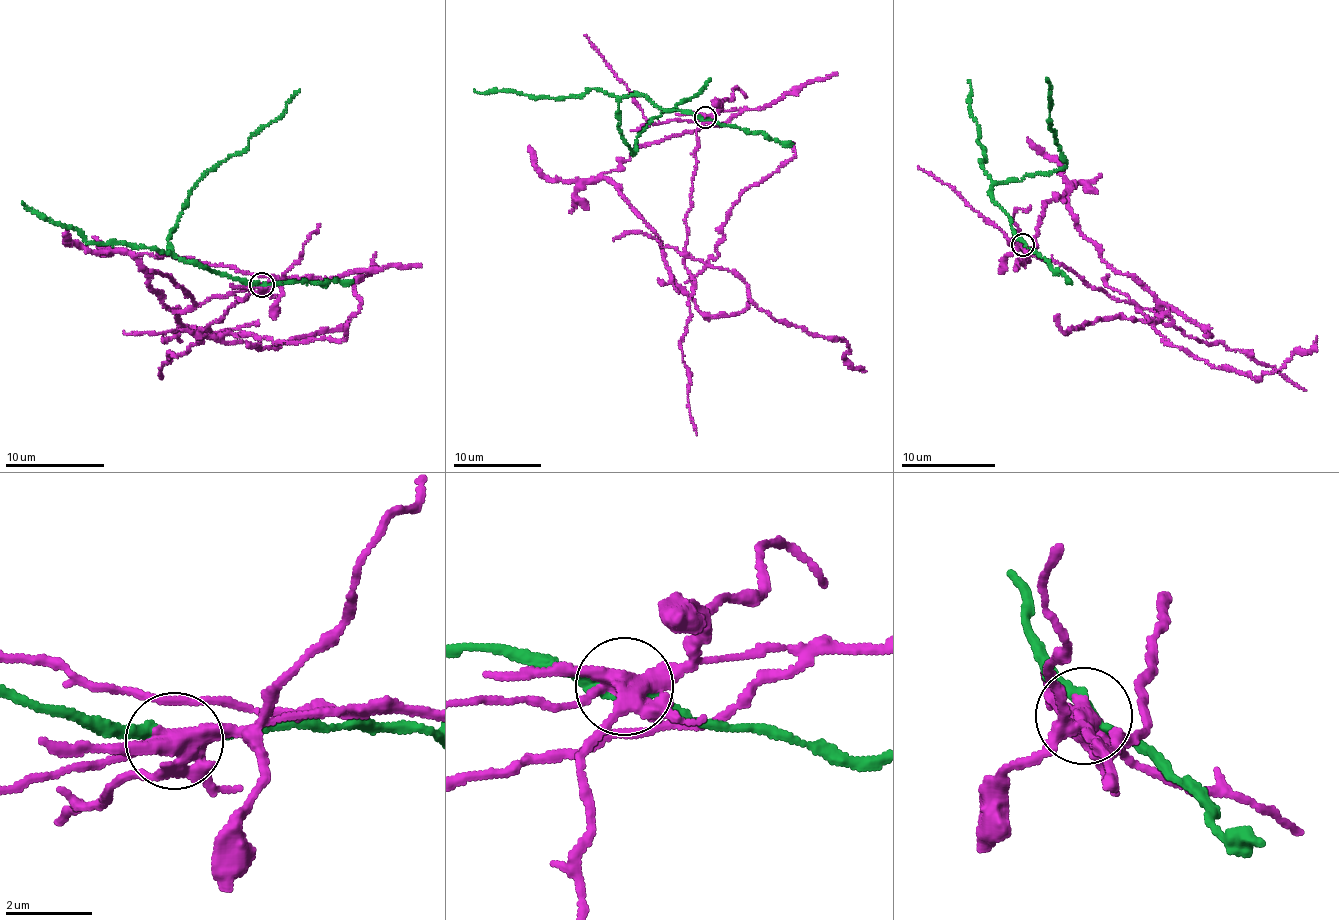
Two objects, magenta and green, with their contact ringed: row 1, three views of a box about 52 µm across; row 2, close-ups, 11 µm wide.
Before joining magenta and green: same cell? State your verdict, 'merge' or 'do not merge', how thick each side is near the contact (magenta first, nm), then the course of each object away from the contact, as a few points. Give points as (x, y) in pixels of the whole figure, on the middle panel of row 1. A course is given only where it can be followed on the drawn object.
do not merge; calibres 400 and 180 nm; course magenta (705, 118), (738, 112), (638, 145), (603, 176), (653, 230), (668, 273), (700, 311), (735, 315), (749, 302); course green (707, 118), (628, 96), (618, 103), (617, 129), (634, 154), (639, 132), (703, 91), (710, 78)

